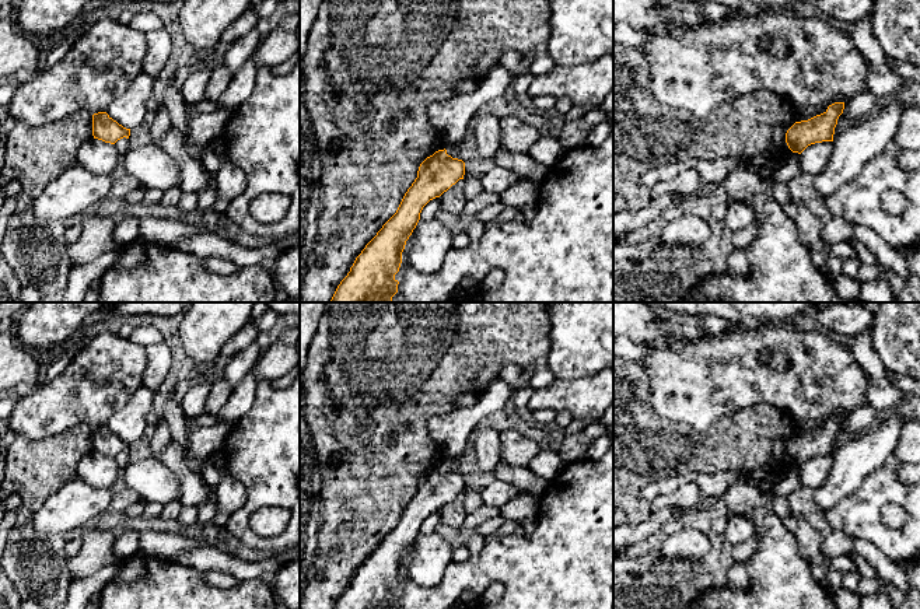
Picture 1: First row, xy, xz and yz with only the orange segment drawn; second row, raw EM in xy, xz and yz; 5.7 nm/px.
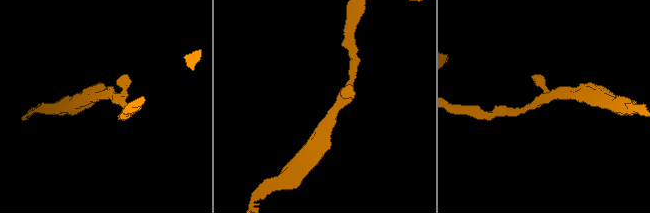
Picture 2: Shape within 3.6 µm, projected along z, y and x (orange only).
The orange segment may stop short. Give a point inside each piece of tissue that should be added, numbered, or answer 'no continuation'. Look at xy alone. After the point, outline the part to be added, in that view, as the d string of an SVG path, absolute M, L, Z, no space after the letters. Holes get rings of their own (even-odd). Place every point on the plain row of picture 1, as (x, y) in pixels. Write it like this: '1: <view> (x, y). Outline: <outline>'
no continuation

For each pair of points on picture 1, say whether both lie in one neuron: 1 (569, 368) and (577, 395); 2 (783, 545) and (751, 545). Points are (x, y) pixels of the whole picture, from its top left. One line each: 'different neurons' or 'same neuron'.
1: different neurons
2: different neurons

